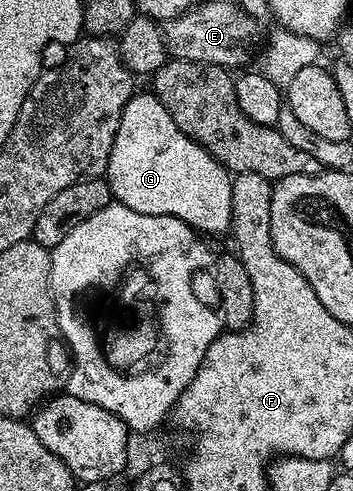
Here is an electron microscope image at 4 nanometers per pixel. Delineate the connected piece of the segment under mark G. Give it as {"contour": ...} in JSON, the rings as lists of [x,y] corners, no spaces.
{"contour":[[[137,92],[126,103],[110,151],[106,180],[113,198],[130,211],[177,217],[201,234],[227,234],[232,228],[229,170],[219,165],[204,146],[187,137],[151,92]]]}

